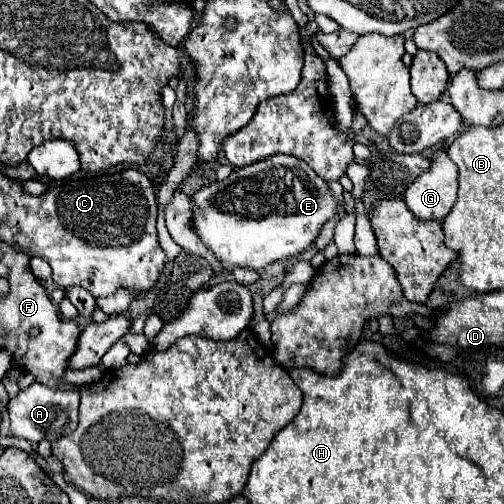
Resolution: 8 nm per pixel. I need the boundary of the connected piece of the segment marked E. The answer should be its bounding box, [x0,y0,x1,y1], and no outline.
[191,154,335,270]

